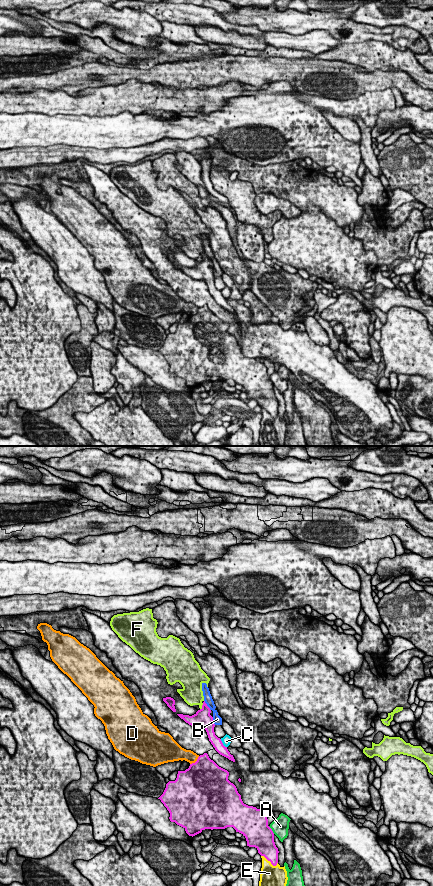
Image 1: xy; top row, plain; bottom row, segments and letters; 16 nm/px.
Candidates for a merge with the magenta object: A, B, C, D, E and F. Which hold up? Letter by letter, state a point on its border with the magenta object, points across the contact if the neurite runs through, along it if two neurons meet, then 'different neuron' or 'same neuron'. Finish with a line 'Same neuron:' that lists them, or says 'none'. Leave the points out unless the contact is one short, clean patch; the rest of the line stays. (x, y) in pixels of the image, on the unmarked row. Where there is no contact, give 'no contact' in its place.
A: xy (271, 382) | different neuron
B: xy (206, 257) | different neuron
C: xy (222, 295) | along xy (220, 291), (226, 299) | different neuron
D: xy (196, 313) | different neuron
E: xy (269, 412) | different neuron
F: xy (202, 258) | different neuron
Same neuron: none

